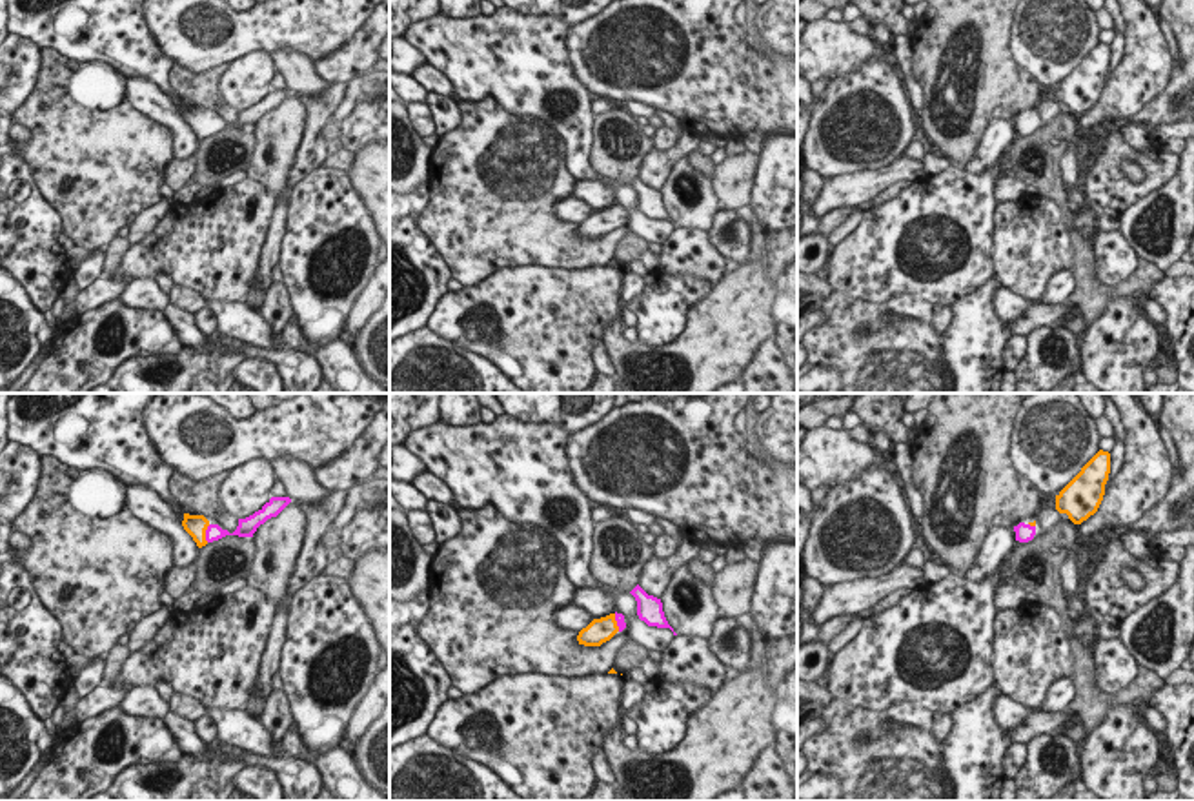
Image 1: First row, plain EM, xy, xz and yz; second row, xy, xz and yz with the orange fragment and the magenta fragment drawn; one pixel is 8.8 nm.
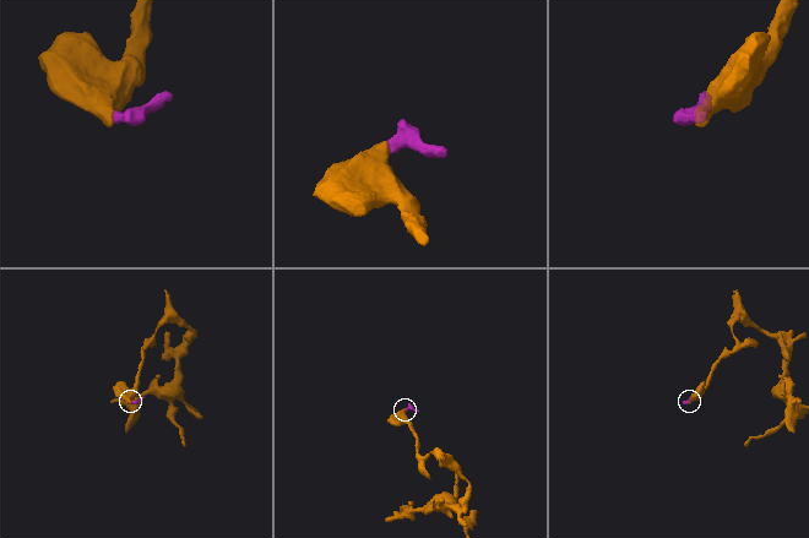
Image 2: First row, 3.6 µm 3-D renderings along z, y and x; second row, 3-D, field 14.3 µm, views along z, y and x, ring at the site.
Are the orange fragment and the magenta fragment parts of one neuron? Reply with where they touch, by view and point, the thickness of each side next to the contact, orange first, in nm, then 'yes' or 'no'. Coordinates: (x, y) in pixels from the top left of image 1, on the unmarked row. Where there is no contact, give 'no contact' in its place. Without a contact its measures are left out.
contact xy (204, 126); calibres 190 and 140 nm; yes

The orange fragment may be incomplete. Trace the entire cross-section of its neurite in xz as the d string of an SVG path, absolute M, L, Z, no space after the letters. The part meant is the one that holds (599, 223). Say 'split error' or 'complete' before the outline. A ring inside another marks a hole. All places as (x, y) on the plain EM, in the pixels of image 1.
split error; M615 204L606 209L593 211L586 220L579 224L577 233L584 238L601 238L624 220L624 208Z

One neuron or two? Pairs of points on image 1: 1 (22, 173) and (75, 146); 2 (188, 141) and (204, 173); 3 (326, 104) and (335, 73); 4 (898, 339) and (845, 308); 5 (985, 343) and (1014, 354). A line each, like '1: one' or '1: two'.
1: two
2: two
3: two
4: one
5: two

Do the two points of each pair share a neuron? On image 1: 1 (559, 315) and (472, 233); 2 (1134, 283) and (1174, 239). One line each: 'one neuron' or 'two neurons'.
1: two neurons
2: two neurons

